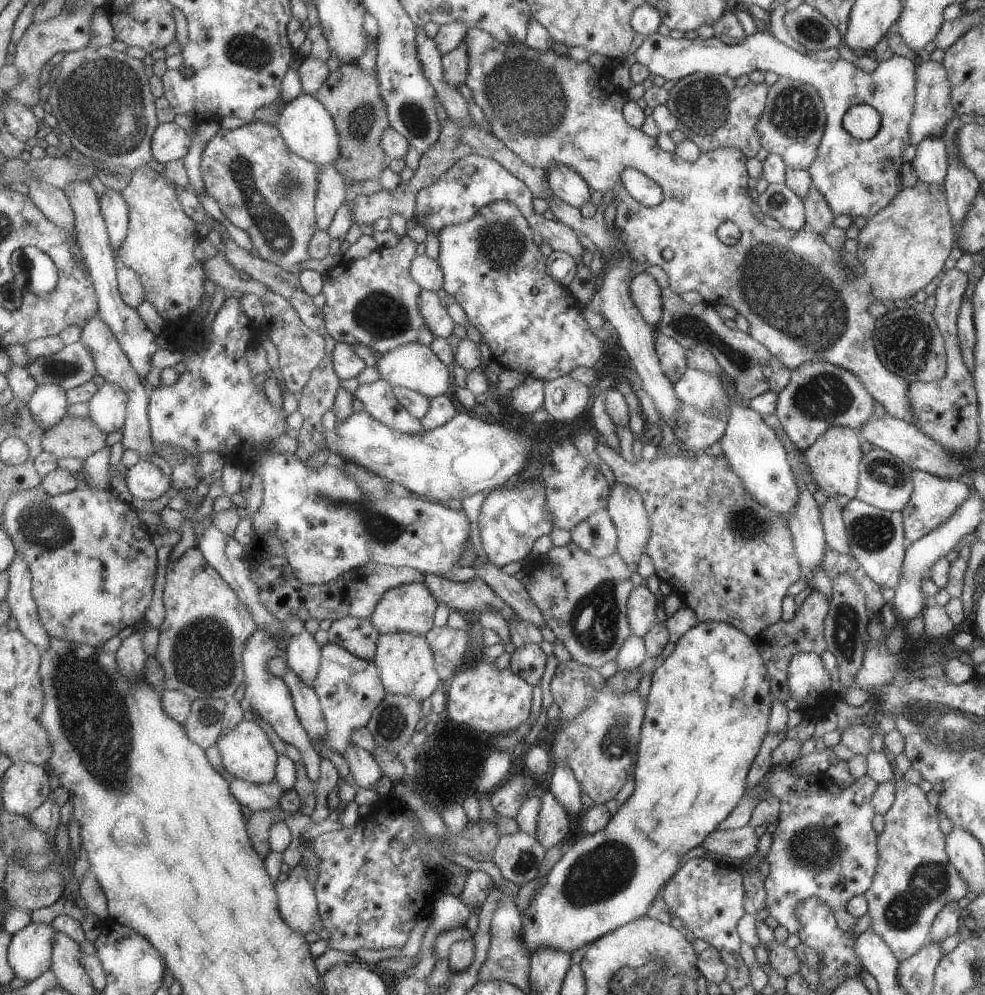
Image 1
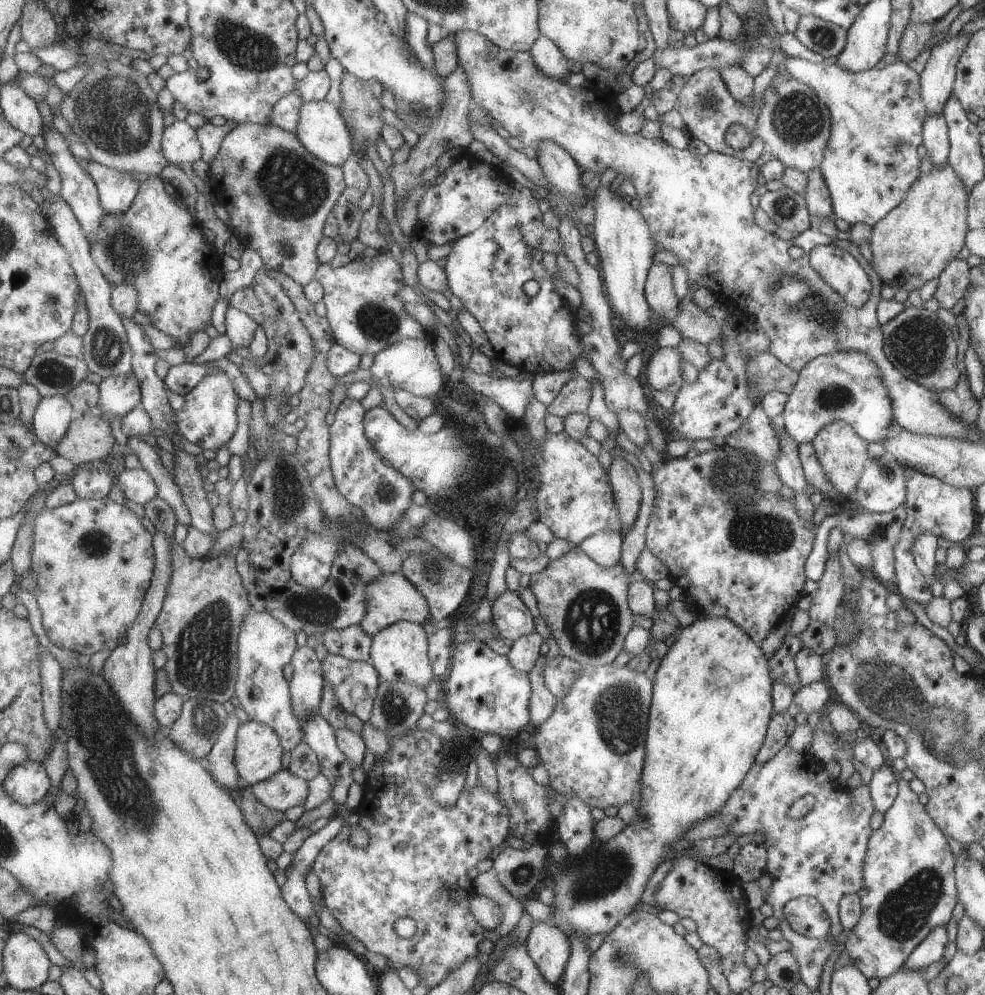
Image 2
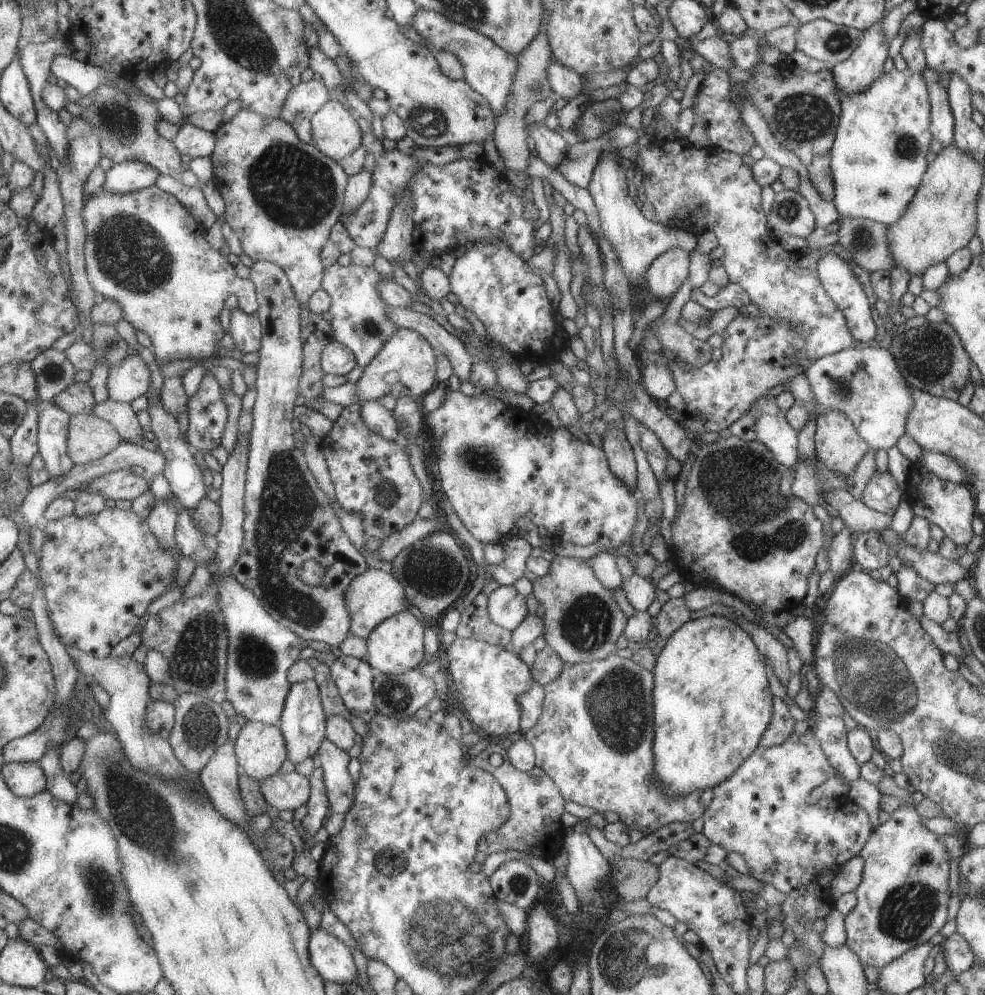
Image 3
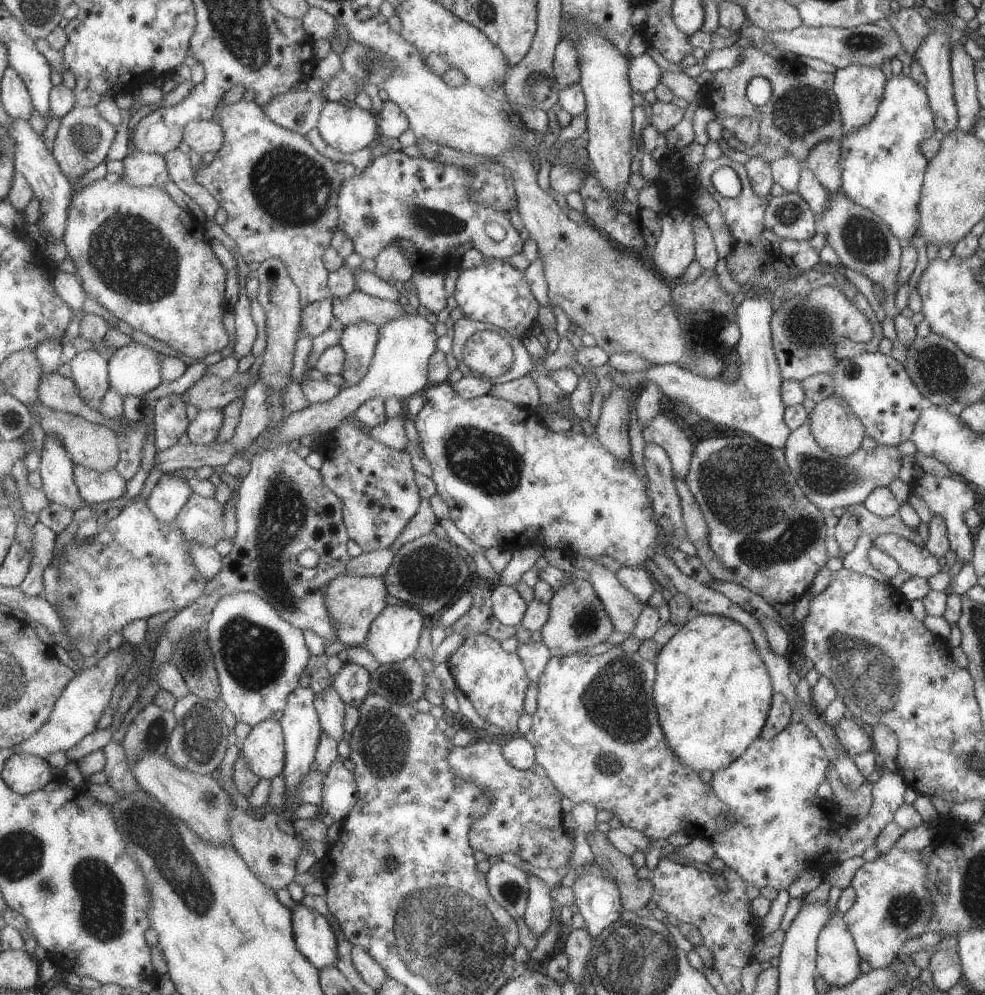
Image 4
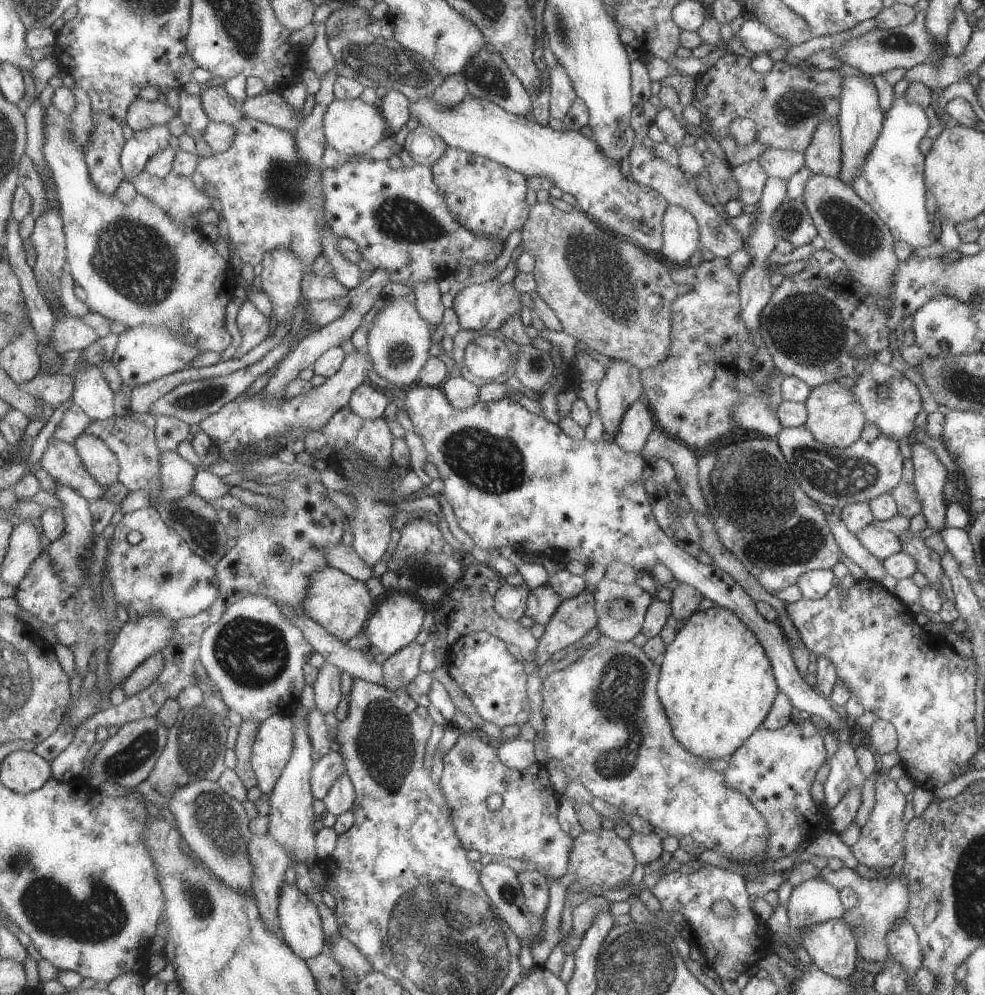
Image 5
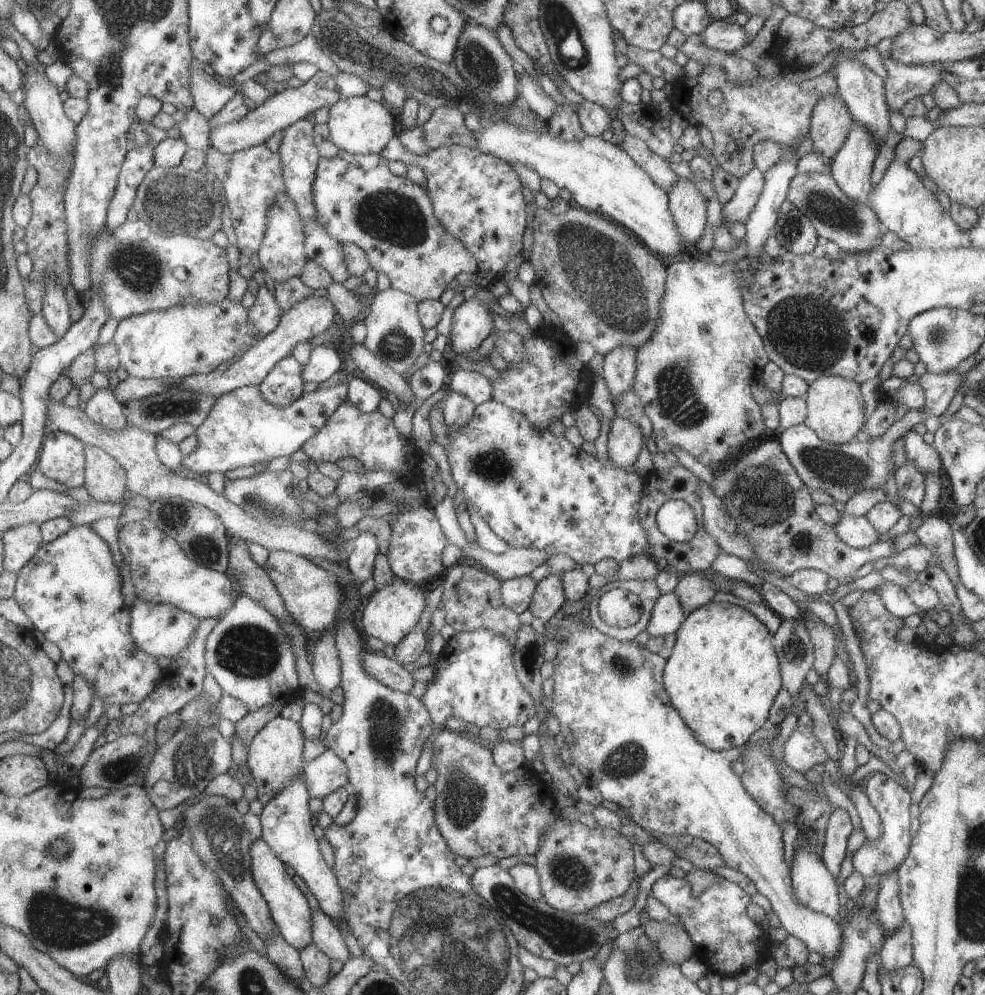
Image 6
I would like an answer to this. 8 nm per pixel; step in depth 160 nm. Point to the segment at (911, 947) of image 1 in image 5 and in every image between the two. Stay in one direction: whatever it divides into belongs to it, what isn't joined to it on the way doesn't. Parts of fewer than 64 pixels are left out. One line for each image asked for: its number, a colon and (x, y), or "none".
2: (908, 889)
3: (901, 901)
4: (891, 904)
5: (881, 902)

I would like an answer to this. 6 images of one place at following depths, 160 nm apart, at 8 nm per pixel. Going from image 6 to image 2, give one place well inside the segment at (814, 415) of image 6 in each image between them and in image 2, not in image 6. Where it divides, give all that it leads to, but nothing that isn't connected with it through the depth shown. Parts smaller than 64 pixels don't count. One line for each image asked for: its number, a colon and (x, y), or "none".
2: (842, 454)
3: (837, 444)
4: (836, 429)
5: (834, 417)

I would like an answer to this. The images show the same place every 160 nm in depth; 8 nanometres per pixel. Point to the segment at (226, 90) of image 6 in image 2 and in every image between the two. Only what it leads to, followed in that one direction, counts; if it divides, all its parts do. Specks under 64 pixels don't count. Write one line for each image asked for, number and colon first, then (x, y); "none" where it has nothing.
2: (279, 195)
3: (283, 196)
4: (280, 193)
5: (271, 199)

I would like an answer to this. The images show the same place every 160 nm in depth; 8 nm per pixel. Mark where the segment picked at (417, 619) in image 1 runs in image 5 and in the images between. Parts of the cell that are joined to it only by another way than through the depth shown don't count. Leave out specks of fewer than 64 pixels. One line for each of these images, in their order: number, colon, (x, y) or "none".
2: (391, 597)
3: (373, 596)
4: (354, 602)
5: (342, 604)

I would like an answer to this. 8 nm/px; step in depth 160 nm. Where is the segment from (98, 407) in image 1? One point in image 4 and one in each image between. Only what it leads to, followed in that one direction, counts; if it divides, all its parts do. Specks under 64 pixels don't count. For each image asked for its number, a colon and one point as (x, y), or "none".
2: (119, 395)
3: (128, 380)
4: (135, 369)

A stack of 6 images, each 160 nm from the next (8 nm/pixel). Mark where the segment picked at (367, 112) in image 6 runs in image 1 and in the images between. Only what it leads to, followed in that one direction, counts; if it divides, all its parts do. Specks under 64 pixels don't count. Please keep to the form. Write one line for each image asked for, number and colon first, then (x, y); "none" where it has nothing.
1: (309, 129)
2: (323, 129)
3: (335, 128)
4: (349, 129)
5: (353, 127)

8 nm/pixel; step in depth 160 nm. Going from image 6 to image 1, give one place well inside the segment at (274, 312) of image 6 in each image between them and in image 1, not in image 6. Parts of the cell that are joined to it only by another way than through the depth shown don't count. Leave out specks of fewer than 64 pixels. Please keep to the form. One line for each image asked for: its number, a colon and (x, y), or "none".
1: (329, 526)
2: (240, 328)
3: (245, 330)
4: (245, 333)
5: (254, 327)

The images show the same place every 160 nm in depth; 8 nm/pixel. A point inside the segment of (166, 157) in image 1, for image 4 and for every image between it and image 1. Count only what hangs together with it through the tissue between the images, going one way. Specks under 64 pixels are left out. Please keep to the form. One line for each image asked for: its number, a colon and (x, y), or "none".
2: (181, 143)
3: (191, 140)
4: (203, 136)

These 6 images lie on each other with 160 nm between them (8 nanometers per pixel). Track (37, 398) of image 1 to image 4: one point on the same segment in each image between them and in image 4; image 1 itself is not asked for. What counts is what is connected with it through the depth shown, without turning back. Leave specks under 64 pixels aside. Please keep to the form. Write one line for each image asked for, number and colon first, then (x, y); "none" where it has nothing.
2: (55, 415)
3: (54, 422)
4: (57, 466)

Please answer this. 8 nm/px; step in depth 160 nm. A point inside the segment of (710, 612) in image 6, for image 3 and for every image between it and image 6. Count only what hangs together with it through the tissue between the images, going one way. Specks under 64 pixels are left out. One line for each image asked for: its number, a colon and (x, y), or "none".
3: (711, 701)
4: (712, 692)
5: (716, 686)

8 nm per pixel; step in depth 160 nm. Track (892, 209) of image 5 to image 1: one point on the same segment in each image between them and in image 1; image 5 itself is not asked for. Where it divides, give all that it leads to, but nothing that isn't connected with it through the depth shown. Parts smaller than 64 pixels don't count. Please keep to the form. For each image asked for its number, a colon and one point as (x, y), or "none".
1: (857, 177)
2: (870, 160)
3: (879, 154)
4: (882, 164)

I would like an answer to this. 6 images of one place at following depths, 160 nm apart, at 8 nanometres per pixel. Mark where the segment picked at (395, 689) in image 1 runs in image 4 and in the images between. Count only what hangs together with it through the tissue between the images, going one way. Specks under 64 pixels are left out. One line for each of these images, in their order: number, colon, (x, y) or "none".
2: (399, 652)
3: (396, 644)
4: (393, 635)

